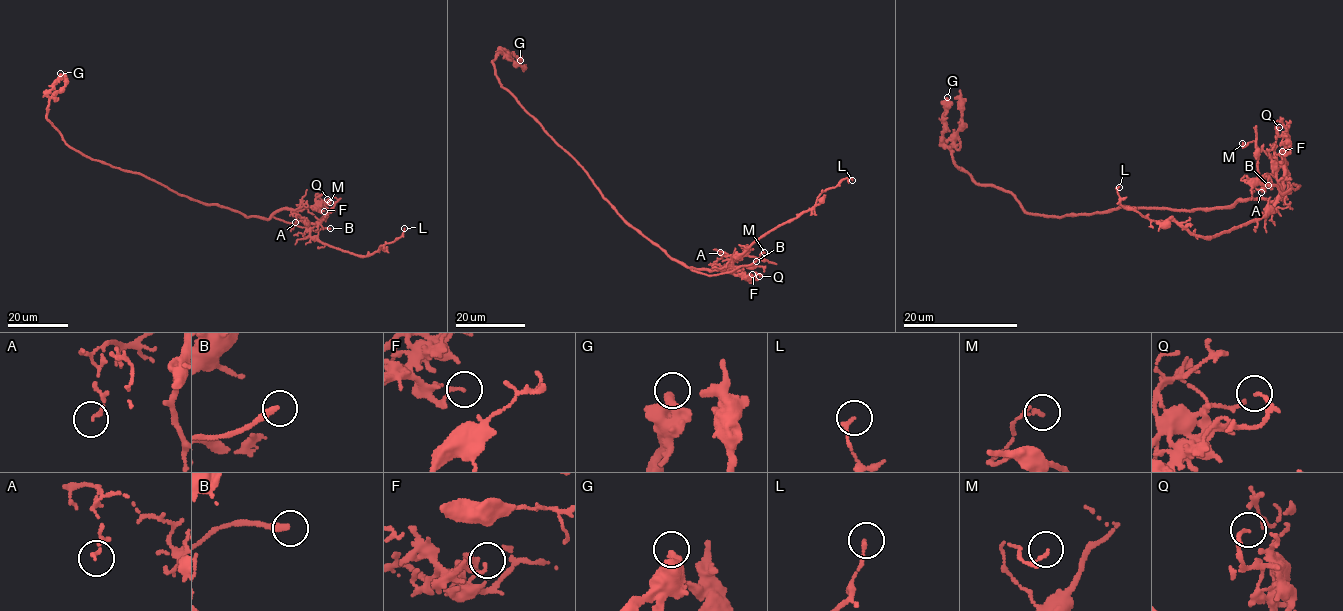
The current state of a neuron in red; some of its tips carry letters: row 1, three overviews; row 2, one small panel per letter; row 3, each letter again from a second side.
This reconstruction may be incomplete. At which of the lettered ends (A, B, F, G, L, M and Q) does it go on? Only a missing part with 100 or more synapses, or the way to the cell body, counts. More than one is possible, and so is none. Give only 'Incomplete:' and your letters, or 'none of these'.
Incomplete: B

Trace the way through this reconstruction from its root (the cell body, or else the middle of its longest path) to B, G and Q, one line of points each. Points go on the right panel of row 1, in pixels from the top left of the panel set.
B: (1230, 205), (1250, 197), (1271, 201), (1288, 191), (1292, 183), (1300, 186), (1282, 193), (1276, 185), (1268, 185)
G: (1230, 205), (1029, 214), (1010, 192), (979, 185), (955, 164), (942, 132), (947, 97)
Q: (1230, 205), (1250, 197), (1271, 201), (1288, 191), (1283, 161), (1288, 139), (1278, 135), (1279, 127)

